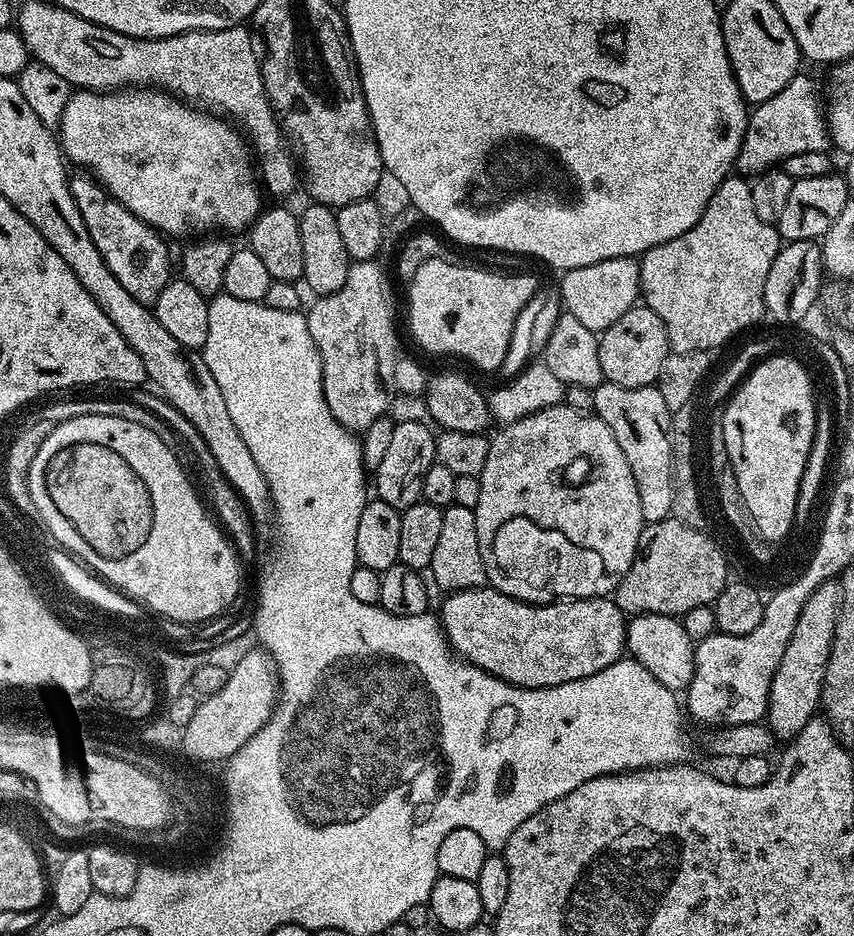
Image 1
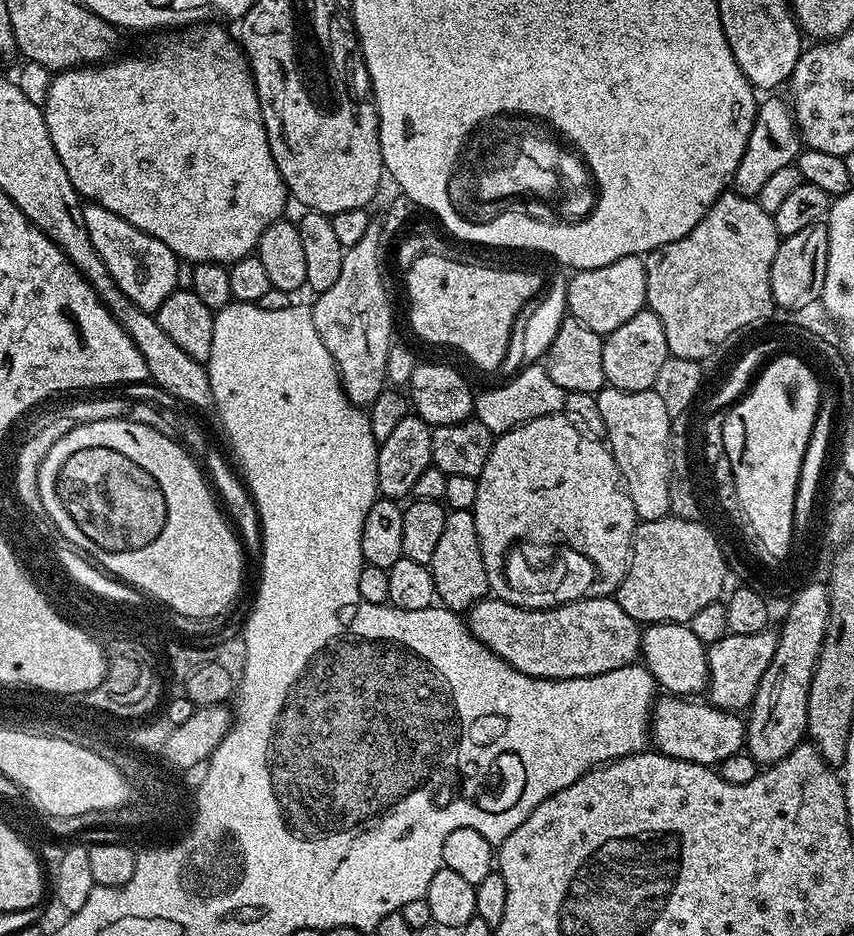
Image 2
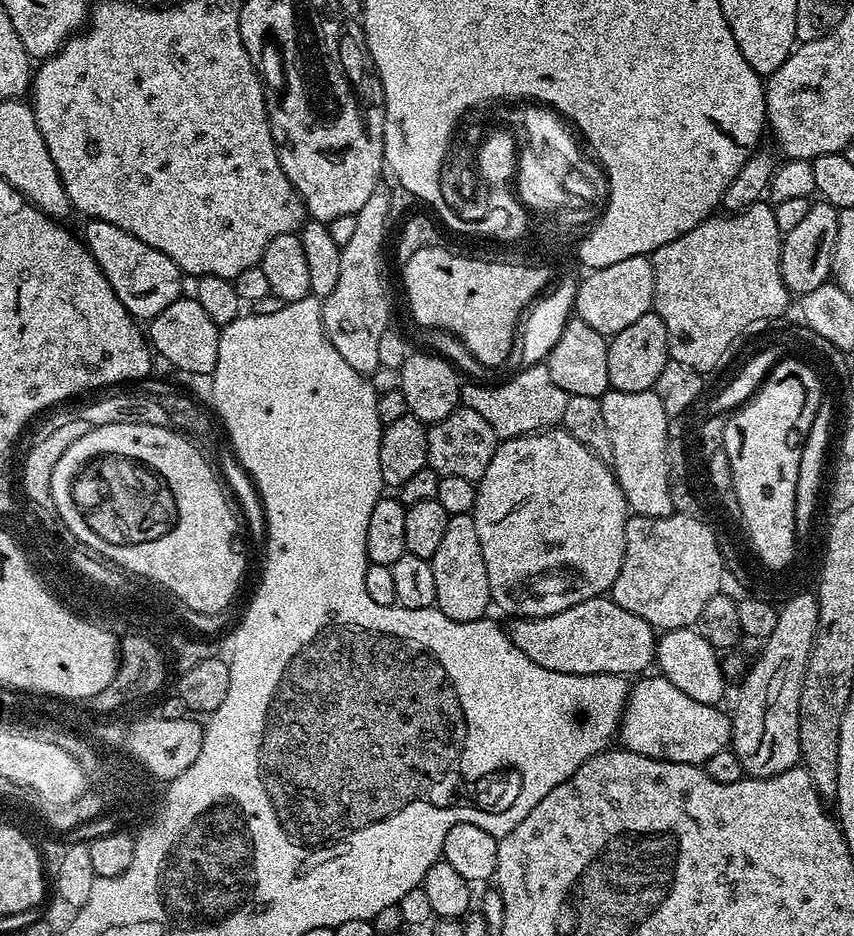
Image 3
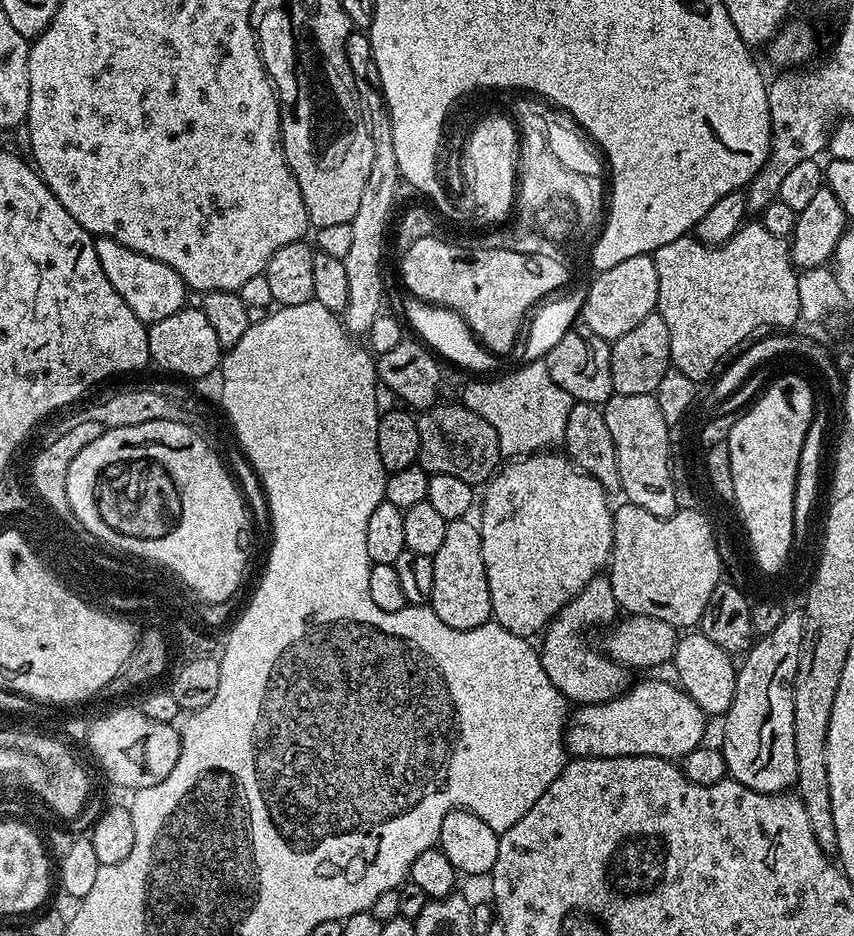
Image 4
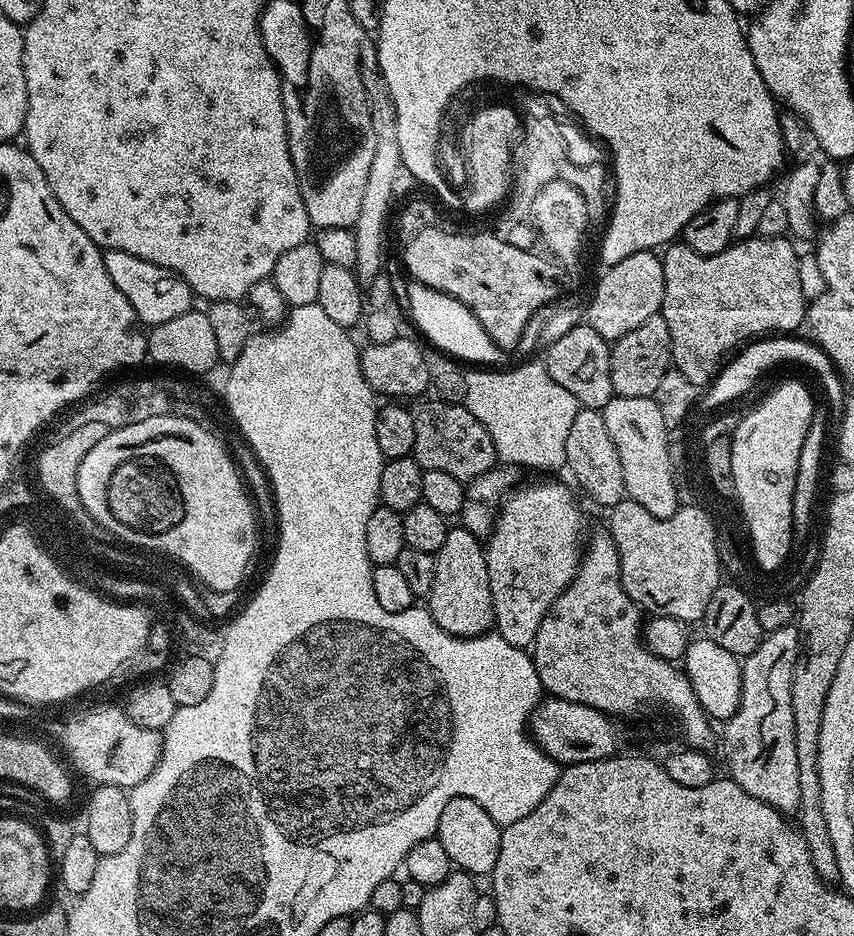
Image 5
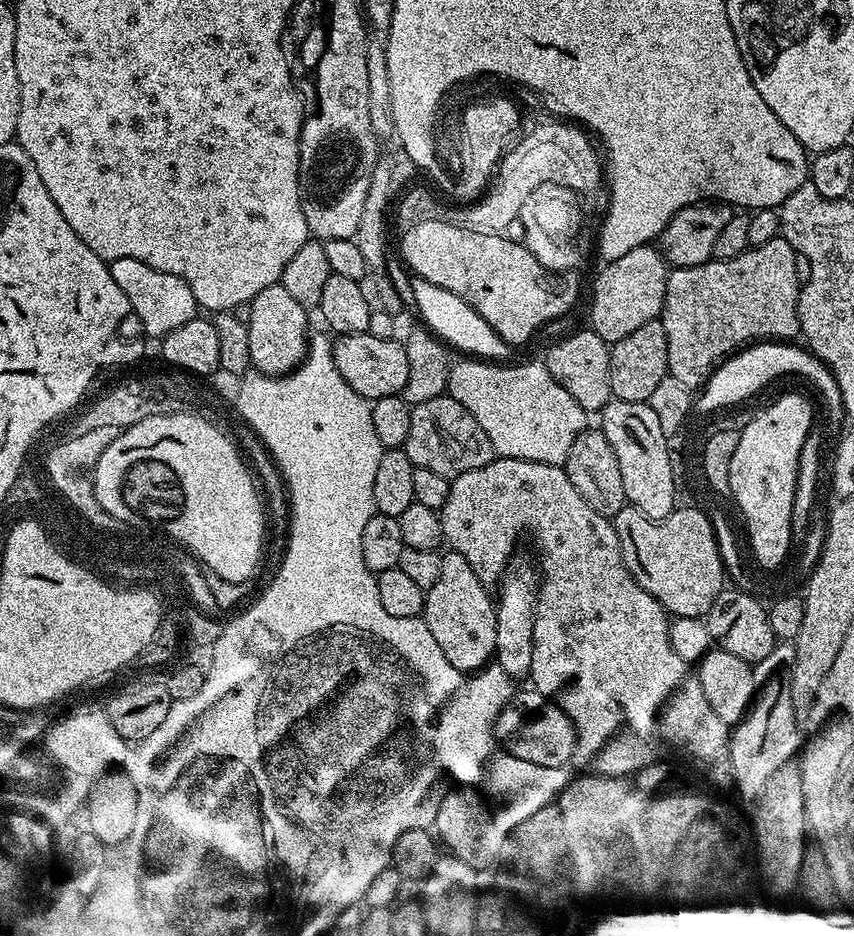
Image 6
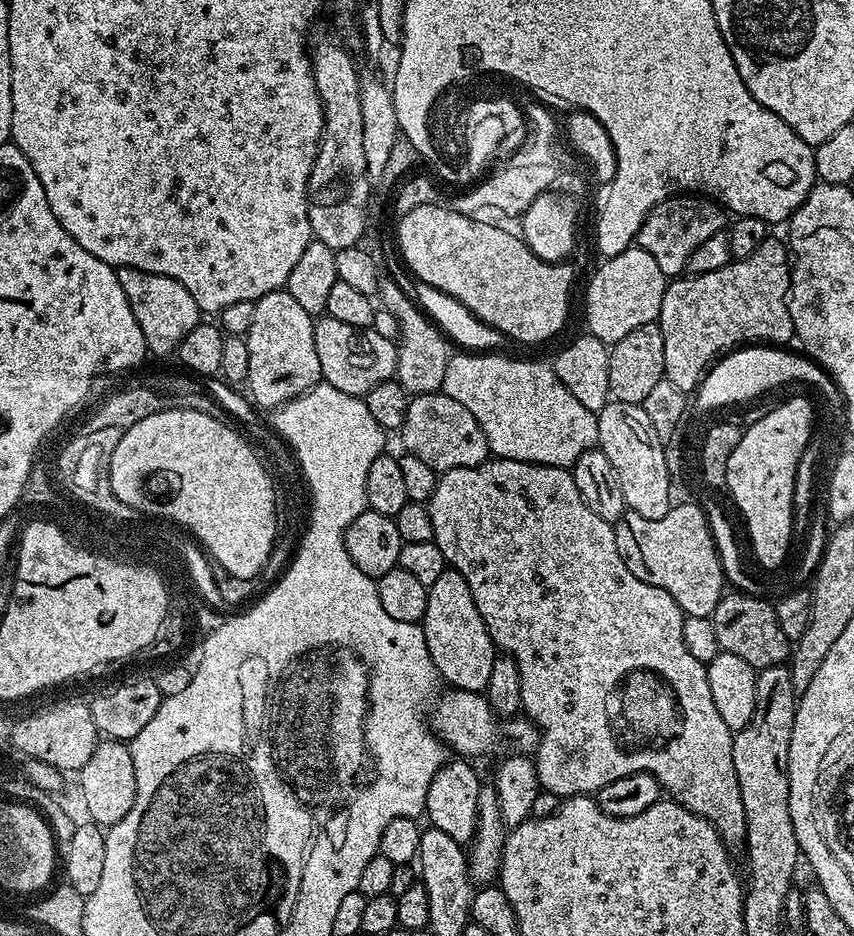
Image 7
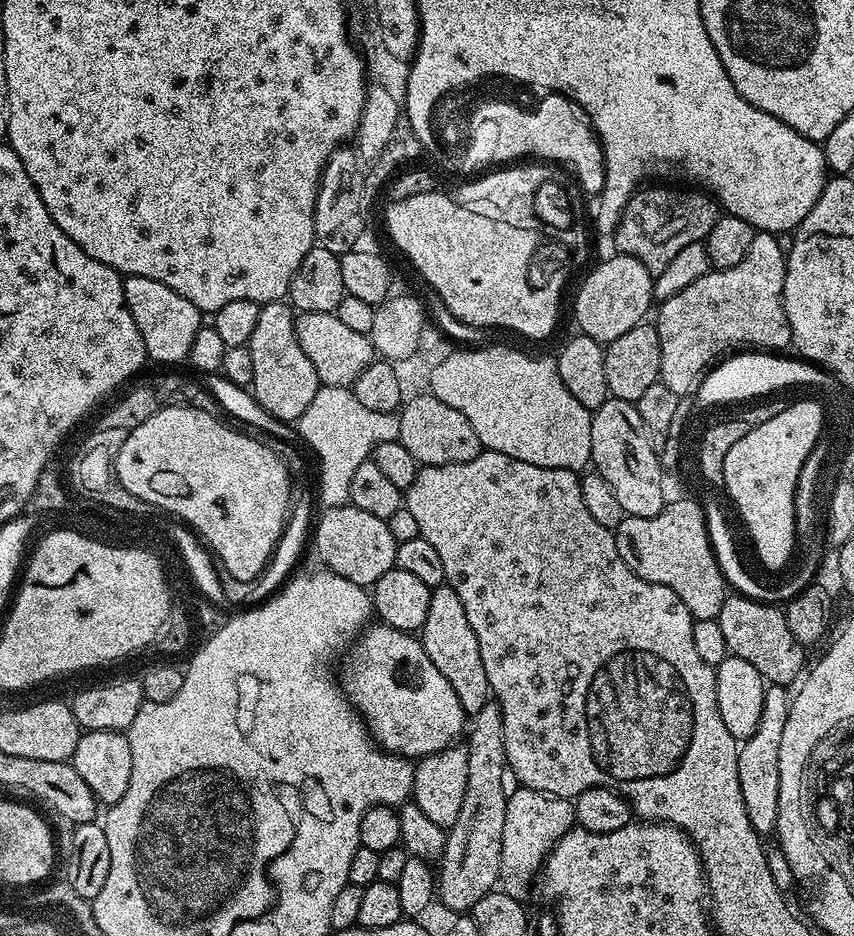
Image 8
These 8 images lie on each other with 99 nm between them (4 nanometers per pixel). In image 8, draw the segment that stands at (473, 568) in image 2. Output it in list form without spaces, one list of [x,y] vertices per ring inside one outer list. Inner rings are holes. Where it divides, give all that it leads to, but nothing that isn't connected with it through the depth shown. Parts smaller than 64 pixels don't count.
[[[446,582],[432,589],[430,610],[418,639],[424,645],[430,662],[438,666],[438,674],[442,674],[442,678],[450,682],[454,694],[458,694],[458,702],[465,714],[476,716],[482,706],[490,703],[486,669],[482,667],[482,650],[478,650],[478,638],[474,638],[474,630],[470,630],[470,622],[466,619],[466,610],[458,594]]]

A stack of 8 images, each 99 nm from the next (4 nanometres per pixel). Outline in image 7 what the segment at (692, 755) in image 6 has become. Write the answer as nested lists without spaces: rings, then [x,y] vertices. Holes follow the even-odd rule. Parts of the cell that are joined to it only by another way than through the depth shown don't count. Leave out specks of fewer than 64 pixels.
[[[489,458],[478,466],[439,473],[432,495],[426,501],[426,507],[430,526],[434,528],[432,543],[438,546],[438,550],[442,550],[445,565],[466,578],[466,586],[470,586],[474,606],[478,606],[478,614],[482,614],[482,622],[492,643],[501,653],[511,656],[516,663],[520,675],[520,706],[523,715],[540,729],[540,741],[534,749],[534,763],[541,789],[557,798],[583,796],[595,794],[599,788],[618,778],[649,772],[671,799],[686,810],[710,821],[725,844],[743,845],[748,831],[742,810],[742,790],[738,790],[738,774],[734,770],[734,734],[726,726],[726,722],[722,722],[722,717],[714,706],[706,665],[698,662],[698,658],[693,658],[690,650],[686,650],[686,641],[682,639],[684,611],[680,609],[678,602],[674,602],[674,598],[670,598],[670,594],[666,594],[666,590],[650,586],[642,582],[642,578],[630,574],[630,570],[622,562],[622,554],[618,554],[615,527],[598,518],[598,514],[594,514],[594,510],[590,510],[590,506],[582,502],[582,494],[578,494],[578,486],[574,486],[571,471],[545,464]]]

